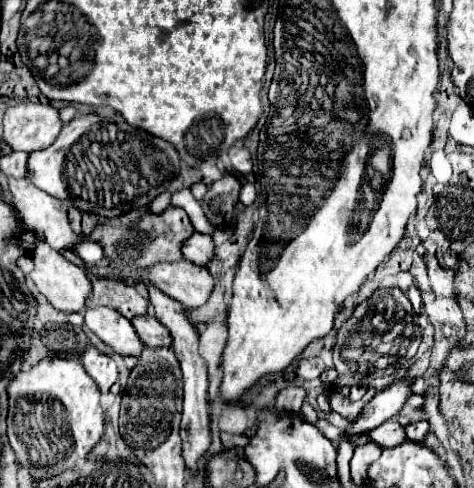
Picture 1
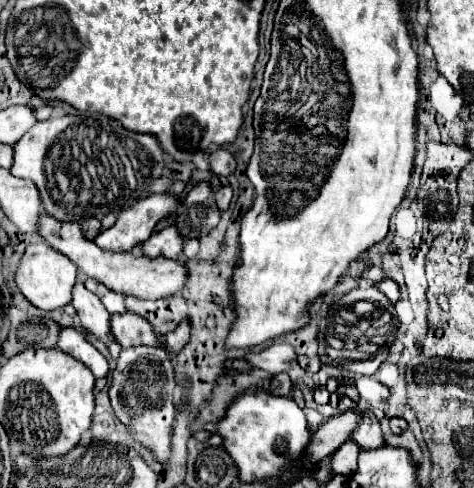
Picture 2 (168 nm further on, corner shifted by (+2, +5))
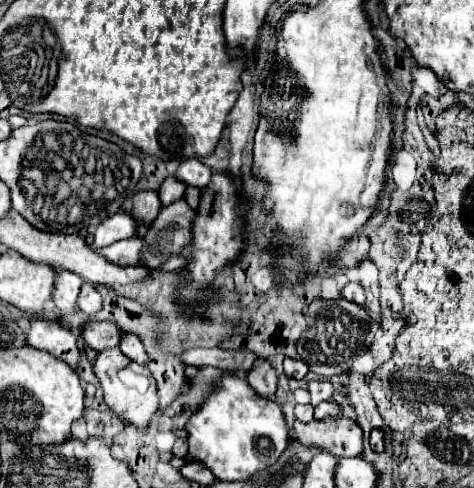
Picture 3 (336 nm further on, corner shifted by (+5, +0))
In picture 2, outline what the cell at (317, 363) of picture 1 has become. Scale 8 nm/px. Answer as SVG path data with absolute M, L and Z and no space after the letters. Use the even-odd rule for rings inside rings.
M273 344L271 348L259 352L259 354L249 354L247 358L255 368L267 370L269 374L279 374L287 372L293 362L297 362L297 352L289 344Z

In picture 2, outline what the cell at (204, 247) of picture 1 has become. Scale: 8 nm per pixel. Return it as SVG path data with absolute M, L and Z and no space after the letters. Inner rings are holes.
M169 226L161 232L155 232L141 246L145 248L145 256L149 258L165 256L165 258L179 260L179 256L183 254L183 244L185 244L185 236L181 236L181 232L175 226Z

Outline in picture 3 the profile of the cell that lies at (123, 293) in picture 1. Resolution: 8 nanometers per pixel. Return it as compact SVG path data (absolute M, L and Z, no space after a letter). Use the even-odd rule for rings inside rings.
M84 283L82 289L80 289L80 295L78 295L78 301L76 301L76 307L80 311L84 311L86 315L96 315L98 309L102 309L102 295L100 291L90 285L90 283Z

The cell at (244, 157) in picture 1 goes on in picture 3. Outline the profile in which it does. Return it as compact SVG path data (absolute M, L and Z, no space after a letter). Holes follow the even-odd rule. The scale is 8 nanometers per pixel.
M190 157L186 161L182 161L182 165L176 169L174 177L178 181L182 181L184 185L190 185L190 187L206 187L210 183L210 177L212 177L212 169L206 167L204 163L200 163L196 157Z

